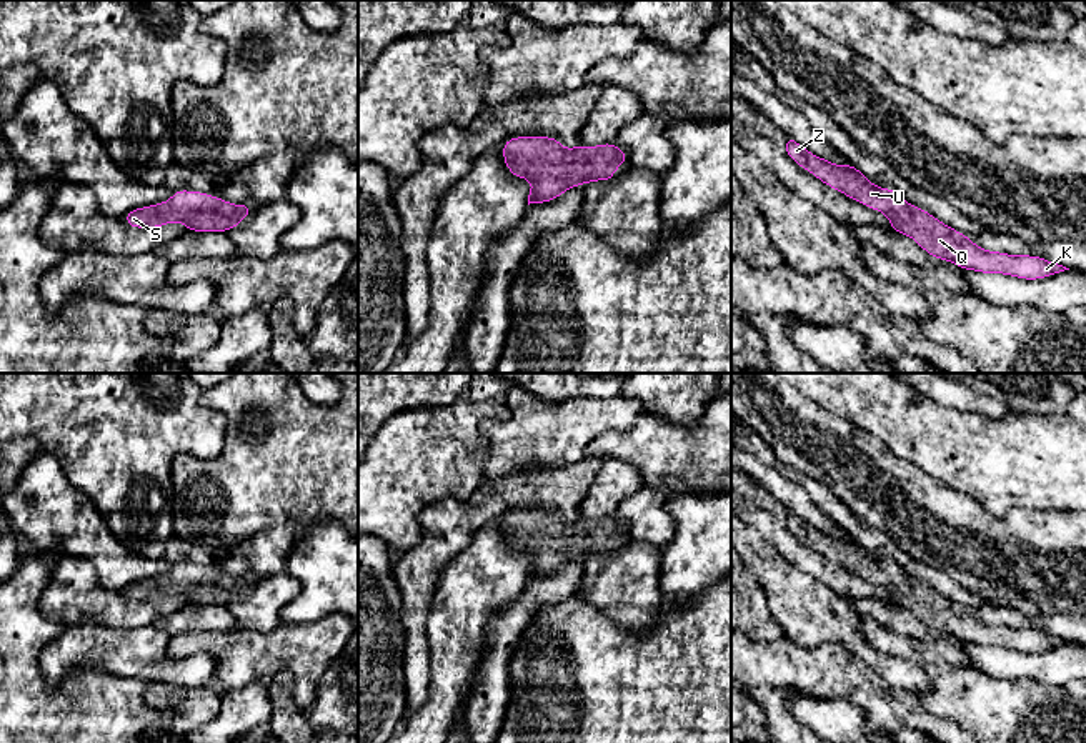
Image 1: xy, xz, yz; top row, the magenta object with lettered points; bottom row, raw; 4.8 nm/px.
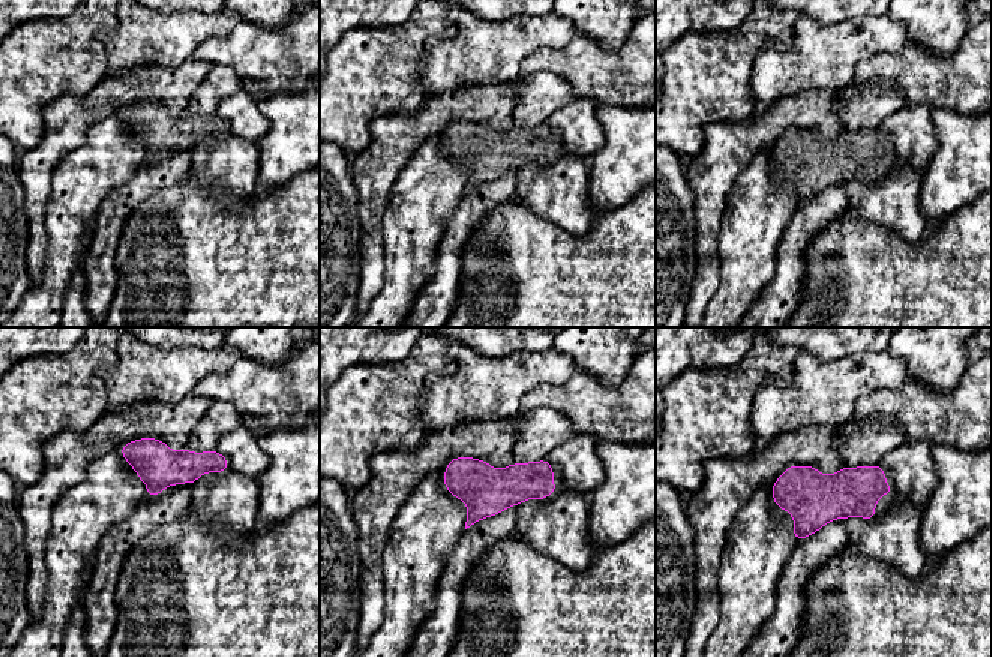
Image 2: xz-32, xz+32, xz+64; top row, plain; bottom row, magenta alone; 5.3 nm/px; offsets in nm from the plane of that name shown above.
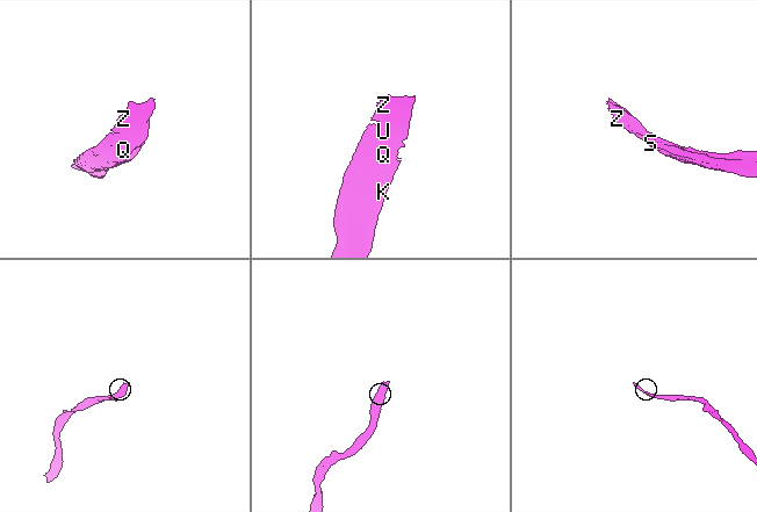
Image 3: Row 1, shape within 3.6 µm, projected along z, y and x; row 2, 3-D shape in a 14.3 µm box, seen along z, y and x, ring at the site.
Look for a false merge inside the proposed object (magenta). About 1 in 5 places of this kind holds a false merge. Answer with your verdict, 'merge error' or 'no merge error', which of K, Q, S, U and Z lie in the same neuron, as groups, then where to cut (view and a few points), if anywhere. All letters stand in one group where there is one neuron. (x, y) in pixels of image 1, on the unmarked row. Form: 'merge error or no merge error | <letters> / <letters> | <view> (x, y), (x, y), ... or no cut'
no merge error | K Q S U Z | no cut

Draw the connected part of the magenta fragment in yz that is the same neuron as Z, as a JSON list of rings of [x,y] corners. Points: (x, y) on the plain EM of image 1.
[[[788,508],[783,521],[795,536],[811,545],[828,560],[858,576],[884,586],[893,605],[911,610],[933,631],[951,635],[963,643],[974,643],[979,646],[996,645],[1023,653],[1046,651],[1069,643],[1043,630],[988,625],[973,616],[964,606],[941,596],[923,581],[906,576],[898,565],[876,560],[848,535],[839,540],[813,528],[791,508]]]

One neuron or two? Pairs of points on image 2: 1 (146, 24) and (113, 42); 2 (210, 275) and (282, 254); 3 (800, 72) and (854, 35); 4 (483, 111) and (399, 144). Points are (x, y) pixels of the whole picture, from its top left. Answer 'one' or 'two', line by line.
1: one
2: one
3: one
4: one

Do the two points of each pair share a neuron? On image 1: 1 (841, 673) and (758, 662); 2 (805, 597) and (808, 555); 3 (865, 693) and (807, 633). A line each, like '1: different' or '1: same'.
1: same
2: different
3: different

